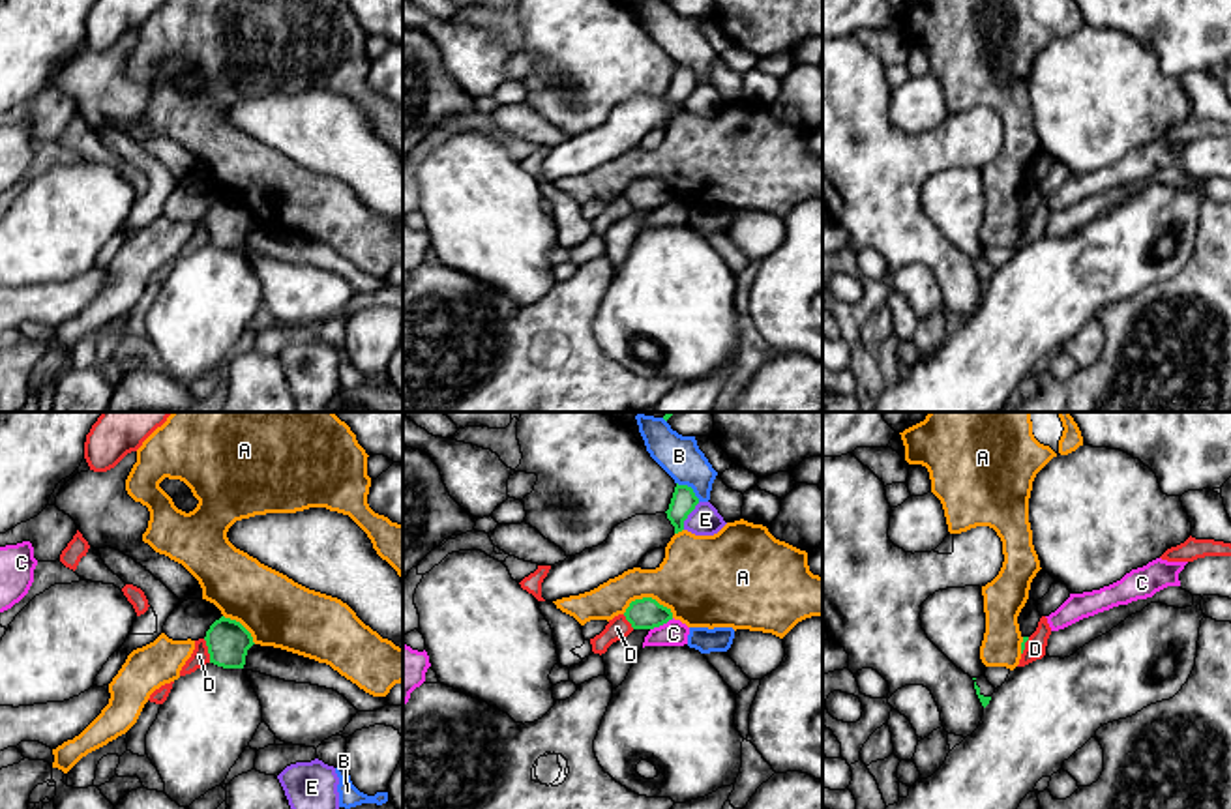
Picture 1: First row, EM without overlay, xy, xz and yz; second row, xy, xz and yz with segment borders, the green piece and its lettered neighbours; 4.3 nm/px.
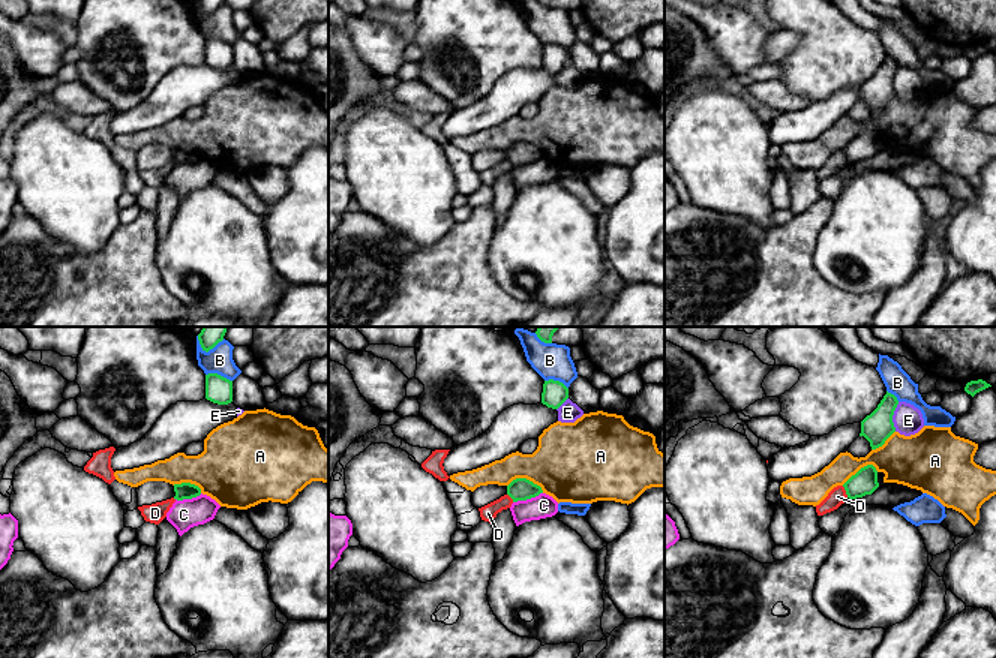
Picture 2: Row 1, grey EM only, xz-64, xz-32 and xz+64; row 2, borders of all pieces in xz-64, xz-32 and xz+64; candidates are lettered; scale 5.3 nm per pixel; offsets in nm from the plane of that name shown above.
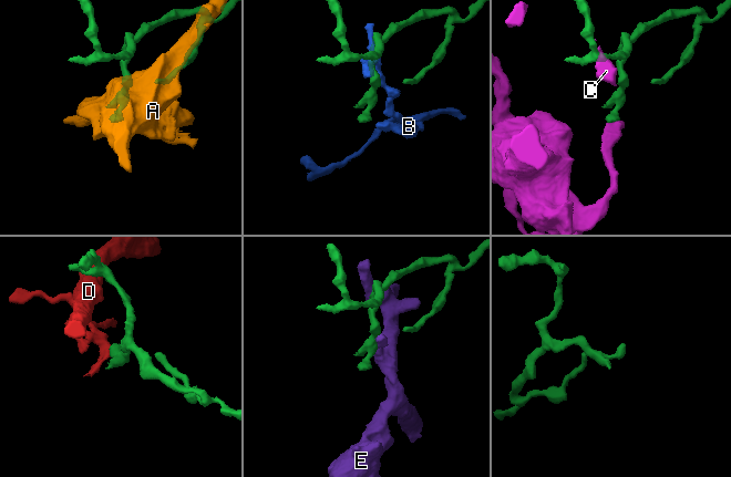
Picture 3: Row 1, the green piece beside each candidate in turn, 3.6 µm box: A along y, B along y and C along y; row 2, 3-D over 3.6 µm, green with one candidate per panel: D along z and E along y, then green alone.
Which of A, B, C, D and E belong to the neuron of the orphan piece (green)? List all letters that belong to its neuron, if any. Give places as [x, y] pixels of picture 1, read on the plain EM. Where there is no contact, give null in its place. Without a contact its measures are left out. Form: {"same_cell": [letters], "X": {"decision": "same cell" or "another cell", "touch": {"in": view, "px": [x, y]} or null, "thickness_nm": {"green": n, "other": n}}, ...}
{"same_cell": [], "A": {"decision": "another cell", "touch": {"in": "xz", "px": [649, 178]}, "thickness_nm": {"green": 140, "other": 380}}, "B": {"decision": "another cell", "touch": {"in": "xz", "px": [690, 68]}, "thickness_nm": {"green": 110, "other": 180}}, "C": {"decision": "another cell", "touch": {"in": "xz", "px": [662, 205]}, "thickness_nm": {"green": 140, "other": 110}}, "D": {"decision": "another cell", "touch": {"in": "xy", "px": [208, 231]}, "thickness_nm": {"green": 180, "other": 70}}, "E": {"decision": "another cell", "touch": {"in": "xz", "px": [688, 94]}, "thickness_nm": {"green": 110, "other": 130}}}

